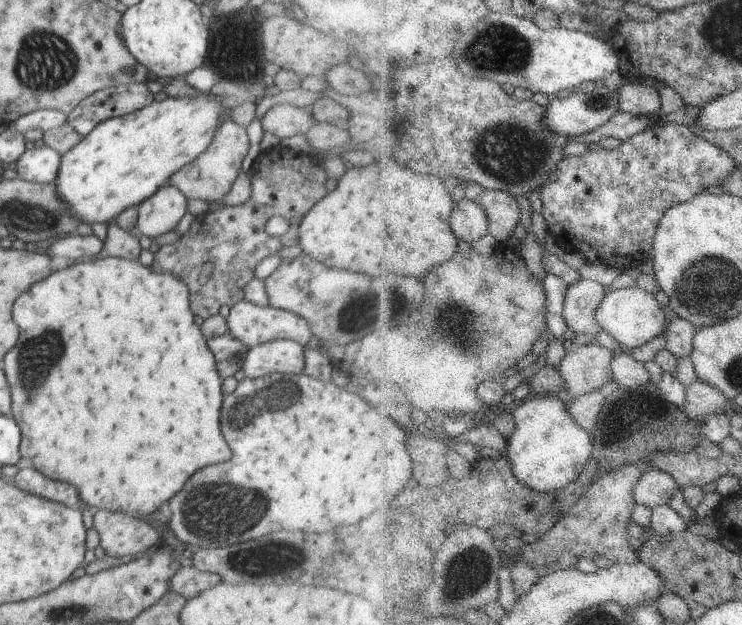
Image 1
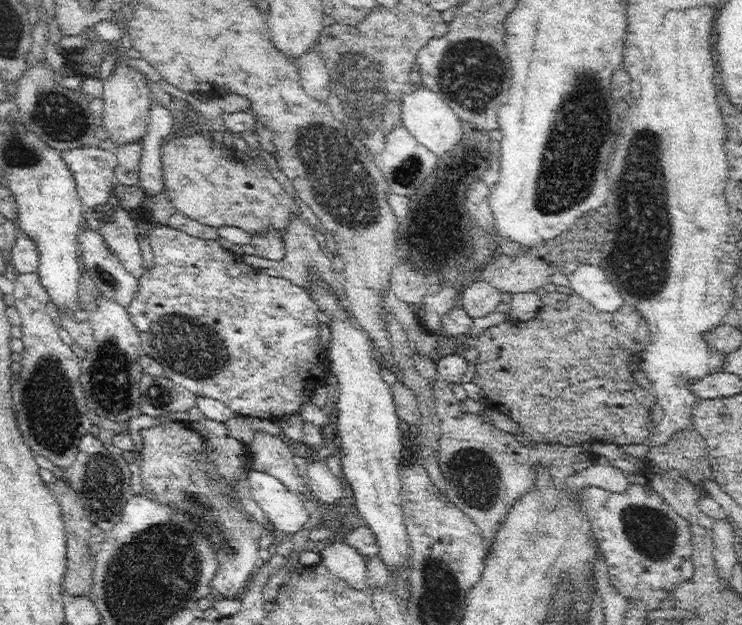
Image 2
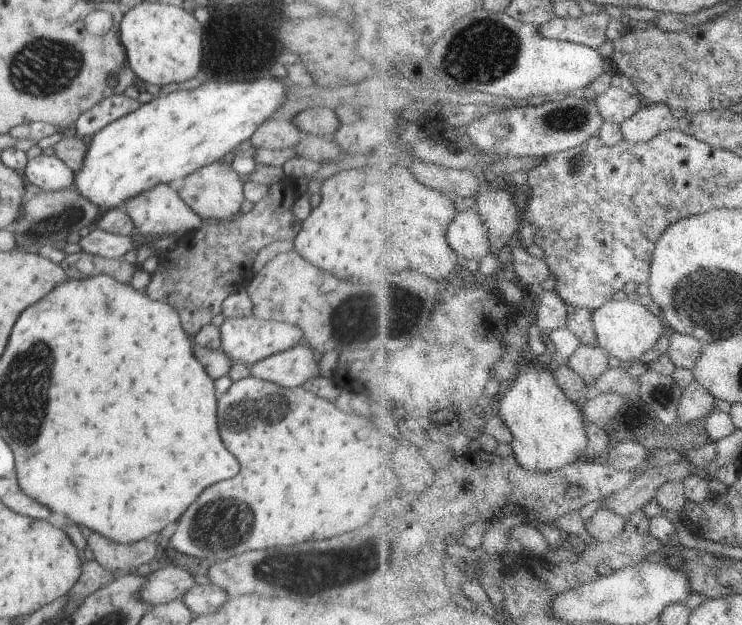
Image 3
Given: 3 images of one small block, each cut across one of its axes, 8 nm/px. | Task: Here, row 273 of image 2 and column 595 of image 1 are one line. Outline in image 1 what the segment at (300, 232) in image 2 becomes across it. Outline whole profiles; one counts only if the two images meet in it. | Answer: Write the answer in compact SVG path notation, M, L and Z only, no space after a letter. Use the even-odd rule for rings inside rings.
M584 278L570 285L565 303L565 318L570 328L594 337L605 331L597 313L608 292L608 287L594 278Z

